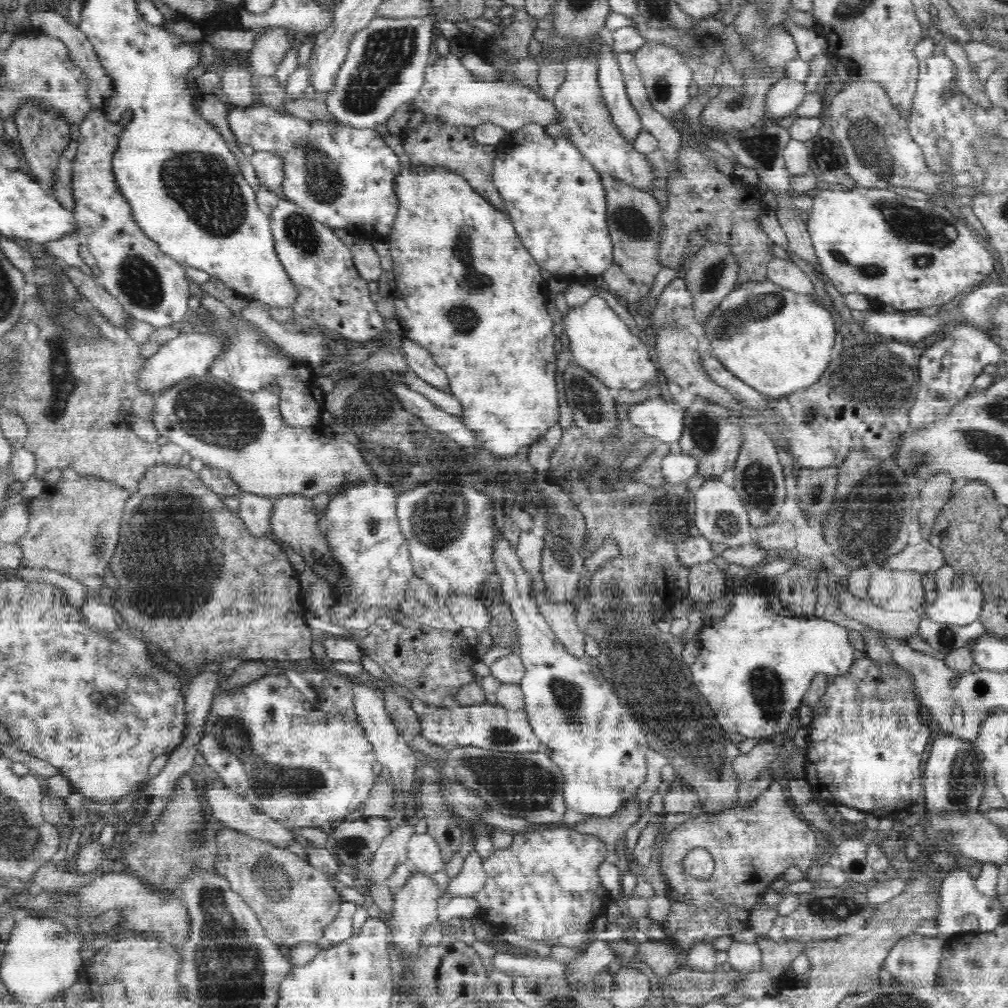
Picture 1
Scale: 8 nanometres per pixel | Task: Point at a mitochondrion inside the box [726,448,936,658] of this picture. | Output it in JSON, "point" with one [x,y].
{"point":[869,523]}

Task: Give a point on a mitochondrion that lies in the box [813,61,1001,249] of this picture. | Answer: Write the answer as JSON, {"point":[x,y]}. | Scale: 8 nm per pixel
{"point":[870,142]}

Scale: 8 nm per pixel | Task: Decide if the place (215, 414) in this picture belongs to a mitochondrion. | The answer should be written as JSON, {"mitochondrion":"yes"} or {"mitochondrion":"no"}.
{"mitochondrion":"yes"}

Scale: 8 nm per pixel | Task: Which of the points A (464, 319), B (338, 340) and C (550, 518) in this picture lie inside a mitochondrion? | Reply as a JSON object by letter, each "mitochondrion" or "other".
{"A":"mitochondrion","B":"other","C":"mitochondrion"}

